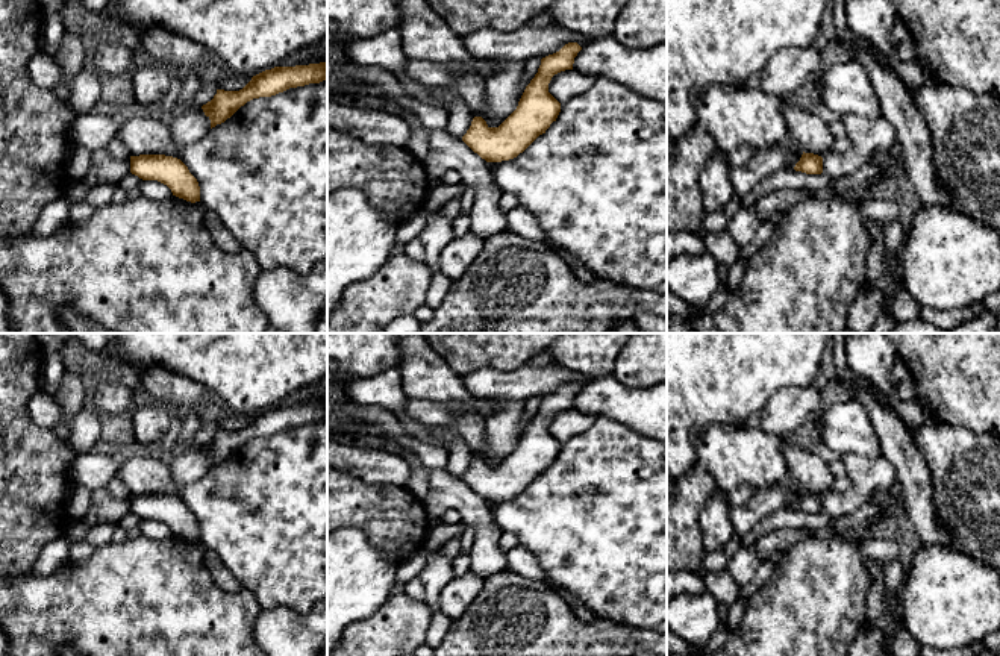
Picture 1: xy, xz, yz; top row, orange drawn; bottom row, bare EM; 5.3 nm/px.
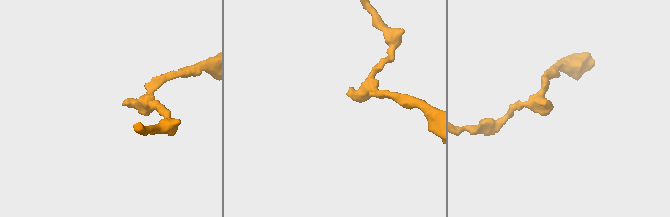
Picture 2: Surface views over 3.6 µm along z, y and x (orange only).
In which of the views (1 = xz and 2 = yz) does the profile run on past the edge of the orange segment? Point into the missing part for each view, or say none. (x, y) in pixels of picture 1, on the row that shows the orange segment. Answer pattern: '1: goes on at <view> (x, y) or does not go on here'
1: does not go on here
2: does not go on here

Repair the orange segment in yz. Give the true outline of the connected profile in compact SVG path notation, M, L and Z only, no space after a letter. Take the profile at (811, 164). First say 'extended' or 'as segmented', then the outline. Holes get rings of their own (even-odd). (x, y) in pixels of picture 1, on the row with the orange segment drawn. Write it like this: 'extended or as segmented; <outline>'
as segmented; M803 152L794 170L806 173L806 174L821 174L823 173L823 158L814 153Z

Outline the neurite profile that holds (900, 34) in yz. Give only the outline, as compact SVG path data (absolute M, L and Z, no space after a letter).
M898 21L891 32L889 41L898 48L908 39L911 39L911 32L902 21Z

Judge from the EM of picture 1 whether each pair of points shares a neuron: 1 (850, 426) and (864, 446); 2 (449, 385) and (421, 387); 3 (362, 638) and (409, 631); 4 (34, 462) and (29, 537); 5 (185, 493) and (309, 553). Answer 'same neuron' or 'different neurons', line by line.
1: same neuron
2: same neuron
3: same neuron
4: same neuron
5: same neuron

